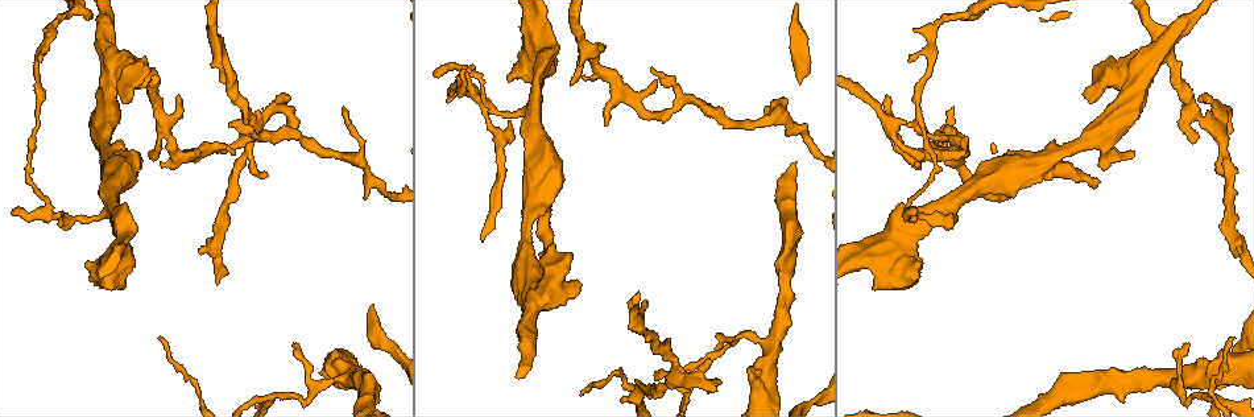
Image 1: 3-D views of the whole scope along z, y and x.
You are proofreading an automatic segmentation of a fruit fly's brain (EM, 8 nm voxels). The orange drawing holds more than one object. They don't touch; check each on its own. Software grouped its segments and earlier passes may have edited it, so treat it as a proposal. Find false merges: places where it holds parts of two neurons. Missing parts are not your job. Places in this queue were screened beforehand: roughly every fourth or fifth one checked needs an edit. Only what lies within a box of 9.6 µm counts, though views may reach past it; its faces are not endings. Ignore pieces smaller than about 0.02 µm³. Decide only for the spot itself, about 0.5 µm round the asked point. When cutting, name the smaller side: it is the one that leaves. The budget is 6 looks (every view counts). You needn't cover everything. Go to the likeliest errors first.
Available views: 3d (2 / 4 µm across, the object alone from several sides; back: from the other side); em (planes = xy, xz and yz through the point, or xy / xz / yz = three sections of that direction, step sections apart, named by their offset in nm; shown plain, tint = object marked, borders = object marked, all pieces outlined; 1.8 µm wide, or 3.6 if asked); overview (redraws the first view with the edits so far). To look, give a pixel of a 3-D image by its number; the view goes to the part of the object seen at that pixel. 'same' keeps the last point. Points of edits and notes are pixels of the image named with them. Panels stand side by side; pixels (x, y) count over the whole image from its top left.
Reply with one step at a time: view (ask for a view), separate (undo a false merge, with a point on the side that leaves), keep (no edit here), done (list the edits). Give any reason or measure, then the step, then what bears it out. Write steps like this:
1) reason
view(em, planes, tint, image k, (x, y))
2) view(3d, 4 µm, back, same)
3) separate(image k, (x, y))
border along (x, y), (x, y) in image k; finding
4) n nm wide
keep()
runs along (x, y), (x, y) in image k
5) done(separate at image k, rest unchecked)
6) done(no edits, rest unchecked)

three arms meet
view(3d, 4 µm, image 1, (252, 121))

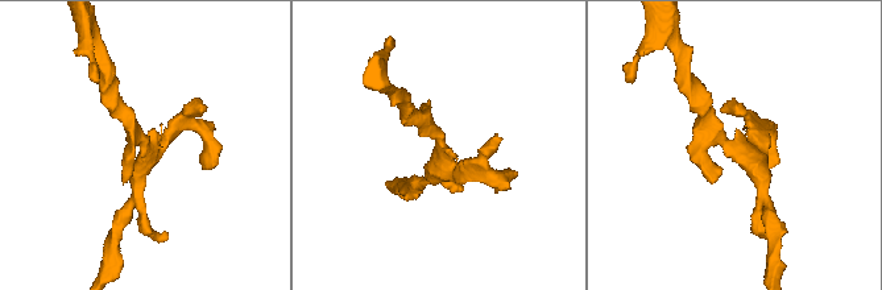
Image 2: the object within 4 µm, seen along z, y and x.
view(em, 3.6 µm, planes, tint, image 2, (731, 148))

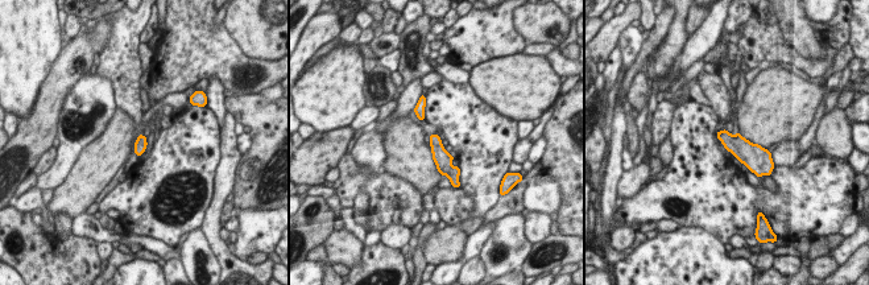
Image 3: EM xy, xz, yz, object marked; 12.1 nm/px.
keep()
continuous, no second neuron

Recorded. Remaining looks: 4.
abrupt turn
view(em, planes, tint, image 1, (470, 68))

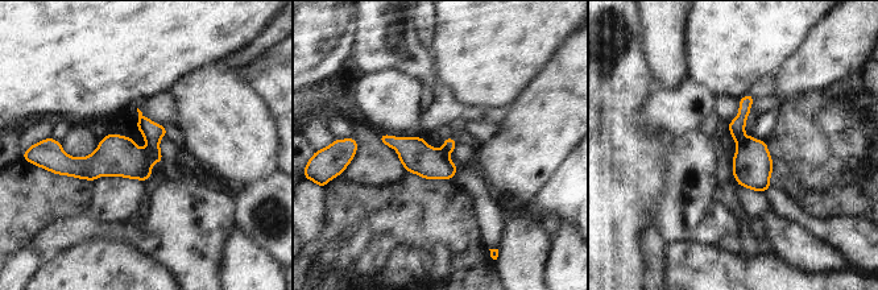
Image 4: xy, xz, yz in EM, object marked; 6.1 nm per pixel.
separate(image 4, (152, 132))
the part that leaves runs along (748, 98), (737, 125), (737, 139) in image 4; a second neuron is stuck on

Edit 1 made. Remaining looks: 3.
done(separate at image 4, rest unchecked)

